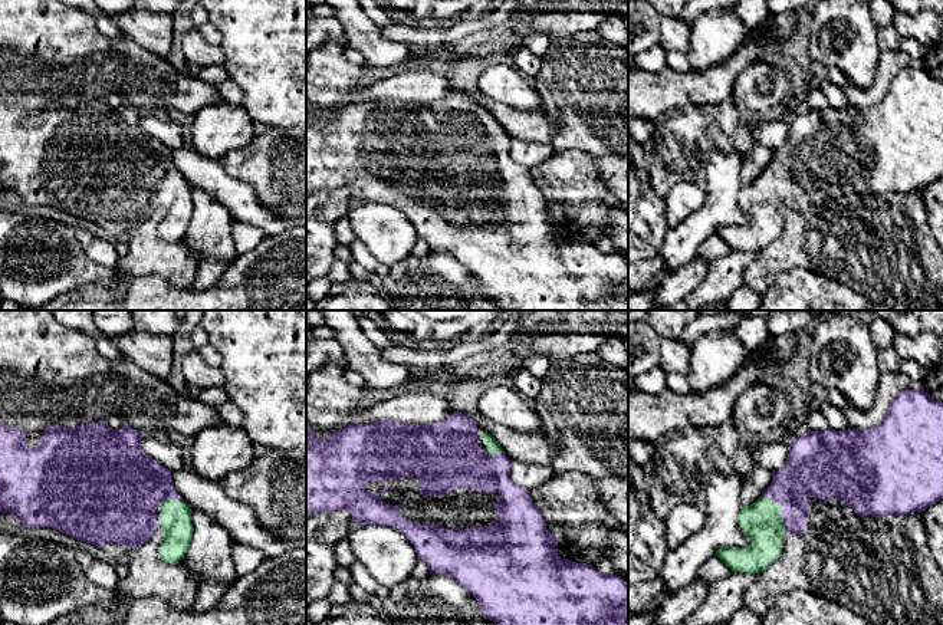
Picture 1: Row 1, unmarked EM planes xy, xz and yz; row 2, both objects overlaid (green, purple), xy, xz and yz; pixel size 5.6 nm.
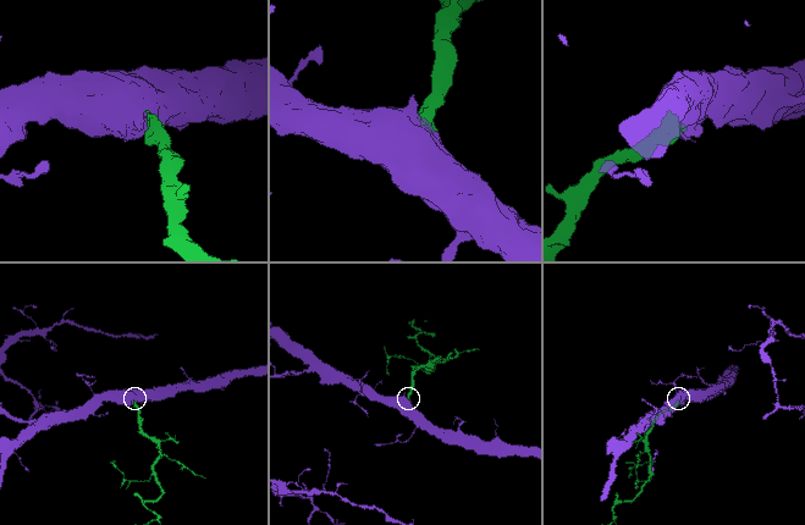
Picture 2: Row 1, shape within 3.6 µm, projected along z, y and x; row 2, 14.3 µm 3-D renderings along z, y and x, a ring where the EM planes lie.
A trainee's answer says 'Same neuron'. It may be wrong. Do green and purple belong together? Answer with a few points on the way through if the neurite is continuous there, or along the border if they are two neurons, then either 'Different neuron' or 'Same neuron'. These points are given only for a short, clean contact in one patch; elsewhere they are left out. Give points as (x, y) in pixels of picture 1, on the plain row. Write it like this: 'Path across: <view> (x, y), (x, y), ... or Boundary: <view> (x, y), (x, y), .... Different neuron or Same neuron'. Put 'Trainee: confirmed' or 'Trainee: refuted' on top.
Trainee: confirmed
Path across: yz (761, 200), (765, 200), (779, 188), (789, 168), (805, 153). Same neuron

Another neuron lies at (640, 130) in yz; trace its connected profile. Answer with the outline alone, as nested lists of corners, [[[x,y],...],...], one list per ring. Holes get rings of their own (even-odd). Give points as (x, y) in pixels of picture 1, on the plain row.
[[[632,118],[628,121],[628,135],[638,144],[647,147],[653,134],[658,129],[656,121]]]

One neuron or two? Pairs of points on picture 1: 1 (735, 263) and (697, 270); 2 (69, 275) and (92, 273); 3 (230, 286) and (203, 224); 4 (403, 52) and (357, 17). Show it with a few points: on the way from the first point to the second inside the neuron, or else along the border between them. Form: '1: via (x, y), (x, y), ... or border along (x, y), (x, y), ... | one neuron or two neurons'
1: border along (712, 262), (706, 276), (689, 295) | two neurons
2: via (75, 273), (86, 273) | one neuron
3: border along (237, 255), (229, 263) | two neurons
4: via (390, 52), (385, 52), (364, 30) | one neuron

